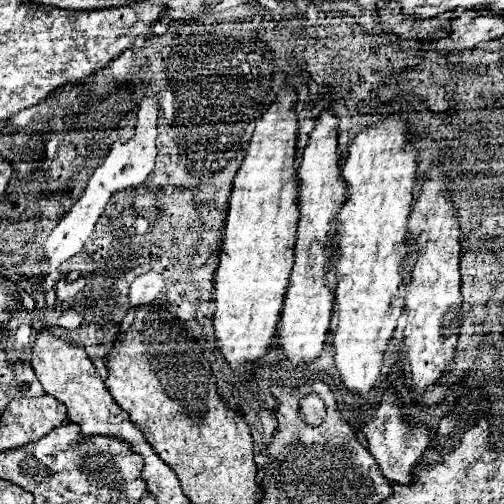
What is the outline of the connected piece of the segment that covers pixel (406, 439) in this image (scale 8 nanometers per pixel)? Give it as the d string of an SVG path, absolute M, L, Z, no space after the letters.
M383 396L383 402L379 404L375 416L371 418L369 424L363 426L363 434L369 442L369 452L373 454L373 458L377 460L383 476L389 480L389 482L395 482L395 484L403 484L403 486L409 486L413 484L413 470L415 466L419 464L425 448L427 448L427 430L425 428L409 428L401 414L399 414L399 402L395 396Z

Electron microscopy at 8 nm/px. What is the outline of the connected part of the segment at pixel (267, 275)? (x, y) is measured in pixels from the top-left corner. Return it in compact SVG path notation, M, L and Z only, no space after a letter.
M285 86L269 110L257 118L255 129L233 180L225 240L215 272L215 344L233 372L261 360L277 332L285 292L294 264L297 232L297 116L295 90Z

